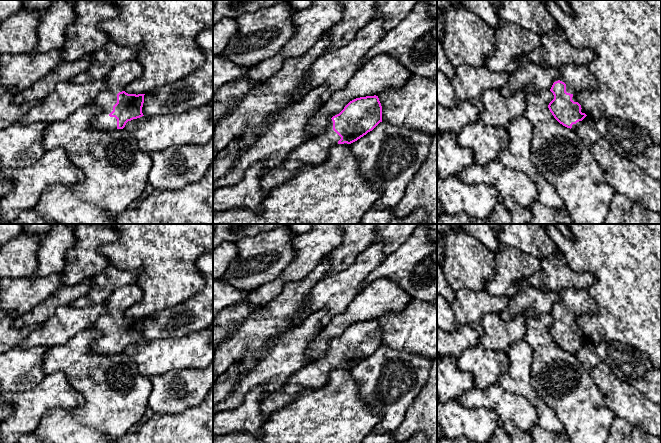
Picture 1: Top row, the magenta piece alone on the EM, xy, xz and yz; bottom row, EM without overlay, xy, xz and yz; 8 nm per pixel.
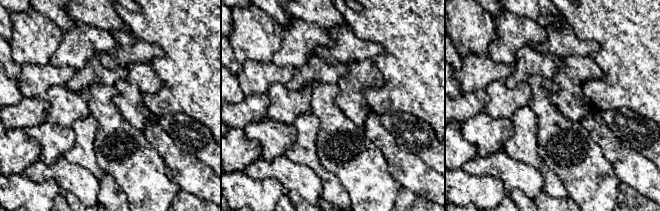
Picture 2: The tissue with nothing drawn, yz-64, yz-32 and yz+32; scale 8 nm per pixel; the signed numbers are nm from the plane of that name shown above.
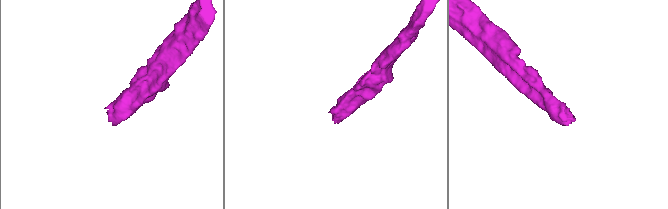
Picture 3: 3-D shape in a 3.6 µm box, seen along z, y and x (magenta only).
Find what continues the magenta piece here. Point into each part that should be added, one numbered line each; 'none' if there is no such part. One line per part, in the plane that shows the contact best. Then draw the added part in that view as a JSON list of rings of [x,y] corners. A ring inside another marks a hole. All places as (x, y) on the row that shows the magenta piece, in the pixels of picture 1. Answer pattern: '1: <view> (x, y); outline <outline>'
1: xy (120, 76); outline [[[137,58],[122,62],[109,71],[105,78],[106,88],[93,101],[99,108],[99,112],[91,121],[94,129],[117,129],[117,119],[109,116],[117,103],[117,94],[124,91],[129,83],[139,78],[142,72],[142,64]]]

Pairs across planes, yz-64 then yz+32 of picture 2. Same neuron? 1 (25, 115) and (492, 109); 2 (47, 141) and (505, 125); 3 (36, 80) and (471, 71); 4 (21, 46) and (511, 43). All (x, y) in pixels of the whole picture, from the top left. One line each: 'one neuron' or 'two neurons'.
1: two neurons
2: one neuron
3: one neuron
4: two neurons

